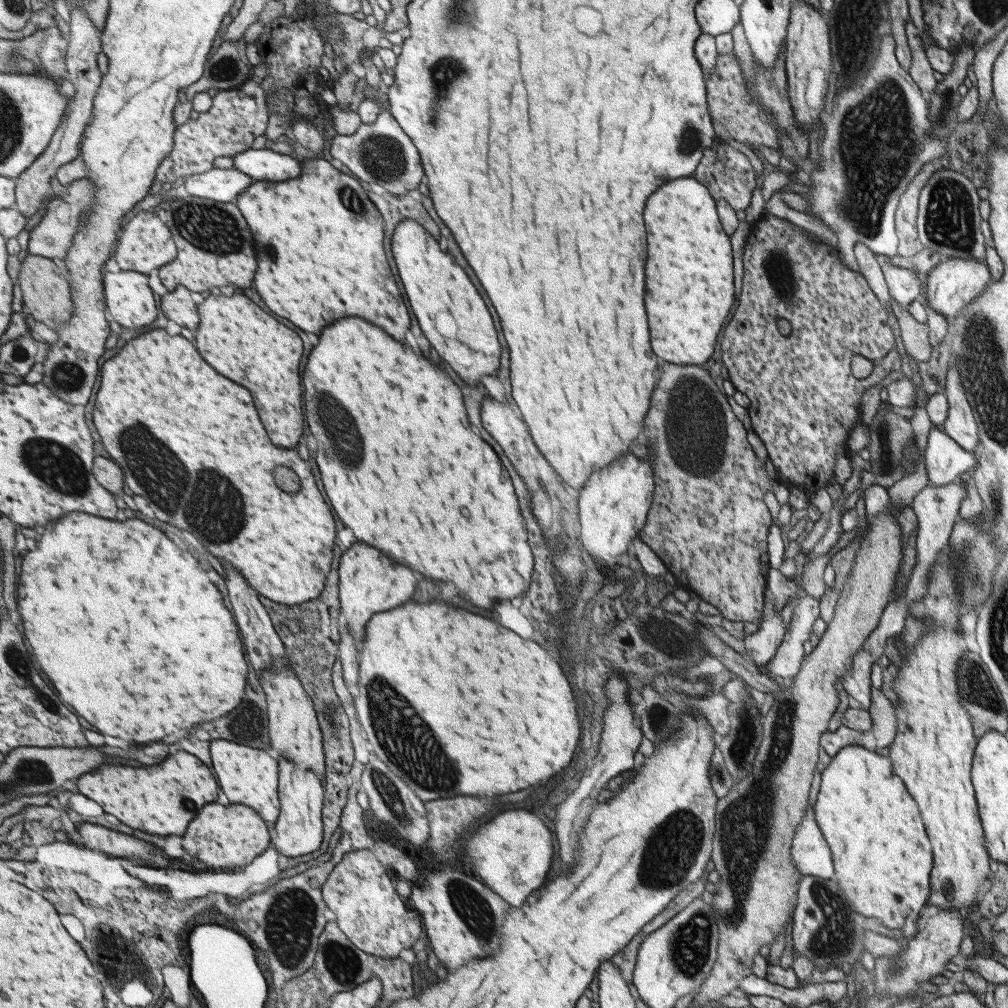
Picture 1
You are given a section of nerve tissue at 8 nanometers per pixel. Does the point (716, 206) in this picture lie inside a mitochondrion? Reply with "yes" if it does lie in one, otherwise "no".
no

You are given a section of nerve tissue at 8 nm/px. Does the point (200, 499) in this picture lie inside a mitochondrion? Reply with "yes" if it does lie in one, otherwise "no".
yes

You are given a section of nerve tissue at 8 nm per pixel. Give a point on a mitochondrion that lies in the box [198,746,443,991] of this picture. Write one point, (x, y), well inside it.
(292, 938)

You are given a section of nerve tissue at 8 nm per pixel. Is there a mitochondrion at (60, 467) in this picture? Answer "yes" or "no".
yes

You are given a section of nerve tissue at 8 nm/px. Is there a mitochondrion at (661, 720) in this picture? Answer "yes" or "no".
yes

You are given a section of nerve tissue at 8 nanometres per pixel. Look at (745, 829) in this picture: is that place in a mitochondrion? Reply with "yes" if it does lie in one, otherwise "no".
yes

